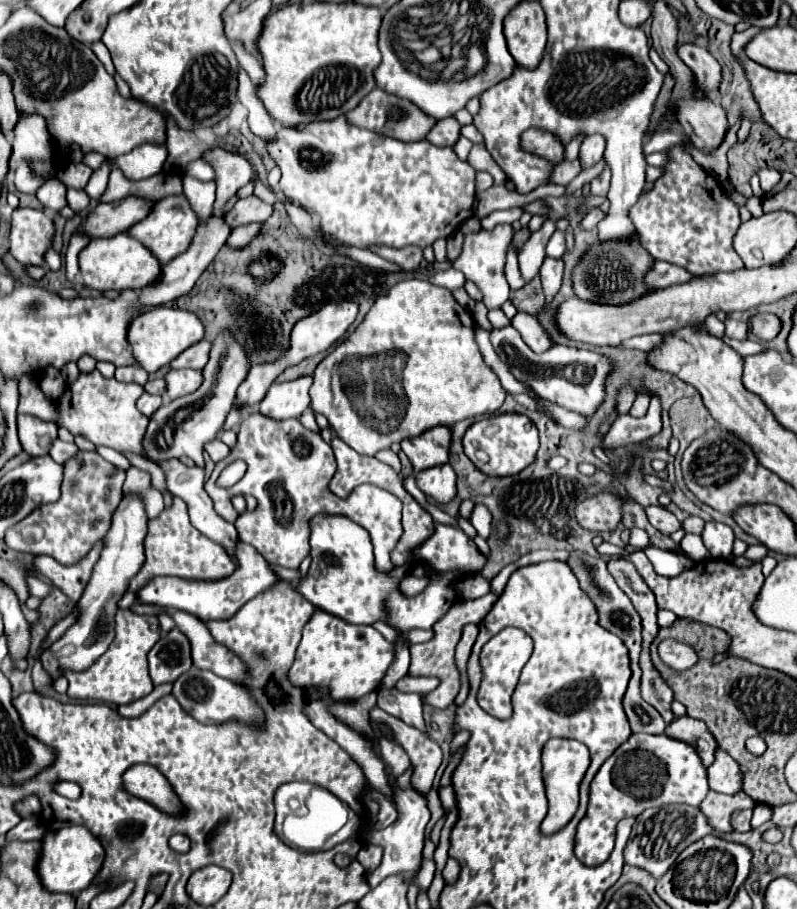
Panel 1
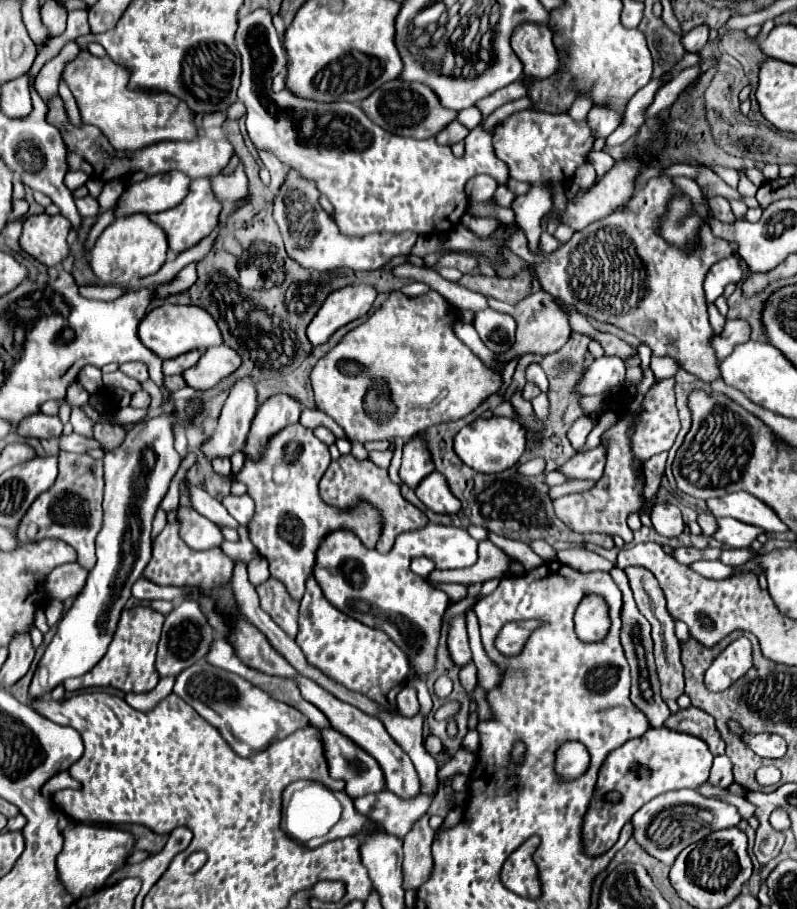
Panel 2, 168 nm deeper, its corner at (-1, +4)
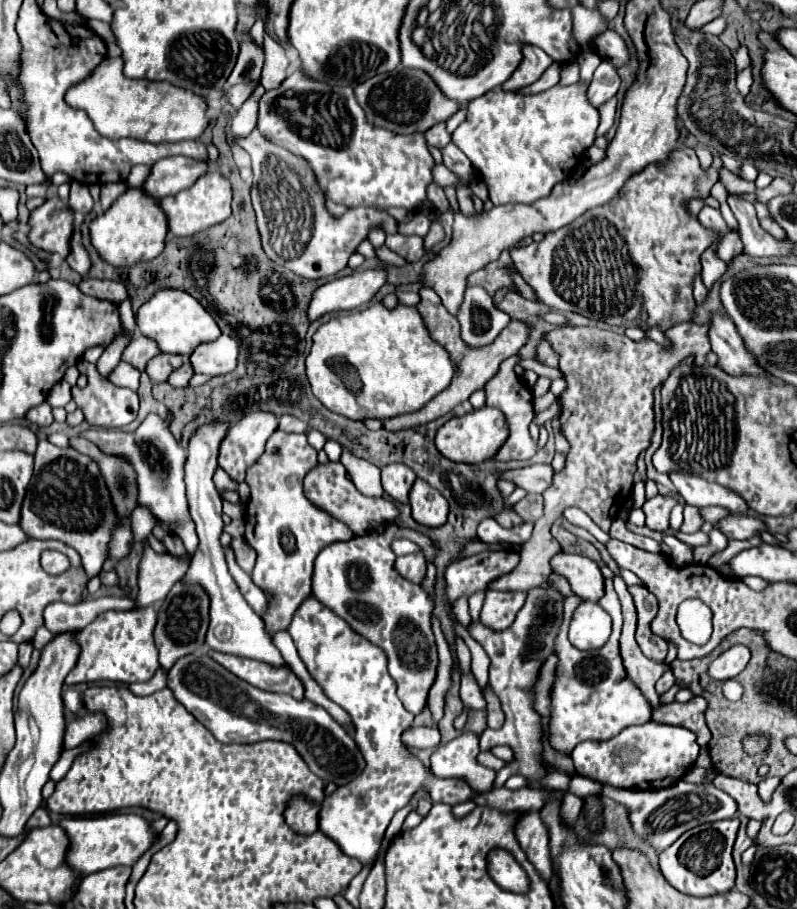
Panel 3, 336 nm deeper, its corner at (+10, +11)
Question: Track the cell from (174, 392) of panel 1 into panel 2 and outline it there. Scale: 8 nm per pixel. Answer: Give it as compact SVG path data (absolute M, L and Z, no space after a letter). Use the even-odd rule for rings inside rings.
M211 347L201 355L197 365L183 373L183 379L189 387L197 391L207 391L219 385L223 377L231 375L239 367L239 363L239 355L231 347Z

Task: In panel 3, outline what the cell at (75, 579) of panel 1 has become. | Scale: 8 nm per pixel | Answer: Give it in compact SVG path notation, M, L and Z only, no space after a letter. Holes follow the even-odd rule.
M128 596L86 599L76 606L57 601L45 608L44 626L50 630L62 628L64 632L74 632L74 630L78 632L106 610L128 610L128 608L135 608L135 600Z

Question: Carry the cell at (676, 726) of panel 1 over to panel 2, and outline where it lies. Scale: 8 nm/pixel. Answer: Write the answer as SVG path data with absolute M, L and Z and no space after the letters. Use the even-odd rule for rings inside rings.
M687 707L687 709L681 709L679 713L671 715L665 721L665 727L703 739L709 745L709 751L713 755L725 753L725 743L715 727L715 719L697 707Z

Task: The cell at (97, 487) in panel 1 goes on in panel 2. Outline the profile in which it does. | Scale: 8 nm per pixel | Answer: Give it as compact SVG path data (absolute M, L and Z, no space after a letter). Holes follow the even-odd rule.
M59 453L59 477L47 493L41 493L39 501L31 505L19 523L19 541L39 541L45 537L61 539L77 551L77 563L91 571L95 567L95 537L103 523L103 461L93 459L89 453Z

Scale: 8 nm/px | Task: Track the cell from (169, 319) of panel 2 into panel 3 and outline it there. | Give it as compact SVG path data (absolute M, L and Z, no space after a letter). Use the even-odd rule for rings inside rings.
M172 288L158 290L148 302L140 306L136 318L138 318L140 332L156 340L160 350L166 354L190 356L196 346L204 342L212 342L222 334L216 320L206 312L206 308L194 296L182 290L172 290Z

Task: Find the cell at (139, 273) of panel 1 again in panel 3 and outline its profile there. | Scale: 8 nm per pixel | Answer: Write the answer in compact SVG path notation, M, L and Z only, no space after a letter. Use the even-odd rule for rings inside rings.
M128 186L126 192L96 220L90 224L92 244L100 252L100 256L116 268L134 266L140 260L156 258L164 248L164 238L168 234L166 214L156 198L144 192L144 188Z

